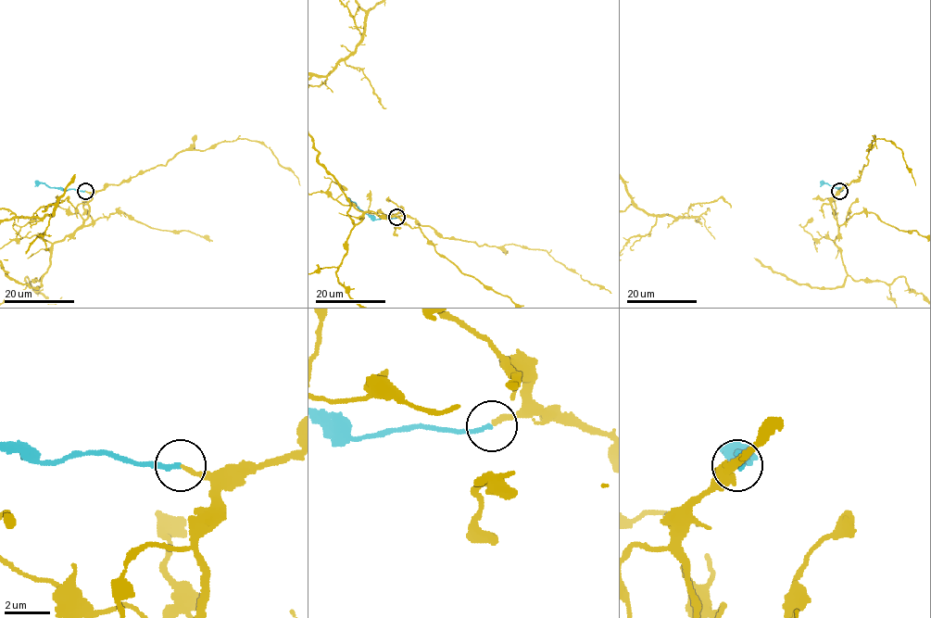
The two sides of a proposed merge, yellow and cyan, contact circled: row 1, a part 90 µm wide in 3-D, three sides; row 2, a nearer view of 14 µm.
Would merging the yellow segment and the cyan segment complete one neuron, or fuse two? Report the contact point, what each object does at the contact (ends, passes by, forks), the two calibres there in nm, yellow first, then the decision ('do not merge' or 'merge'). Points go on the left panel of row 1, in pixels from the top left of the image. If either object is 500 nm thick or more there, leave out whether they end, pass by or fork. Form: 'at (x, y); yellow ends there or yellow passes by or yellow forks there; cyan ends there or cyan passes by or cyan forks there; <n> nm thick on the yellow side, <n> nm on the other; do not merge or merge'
at (85, 191); yellow ends there; cyan ends there; 200 nm thick on the yellow side, 190 nm on the other; merge

